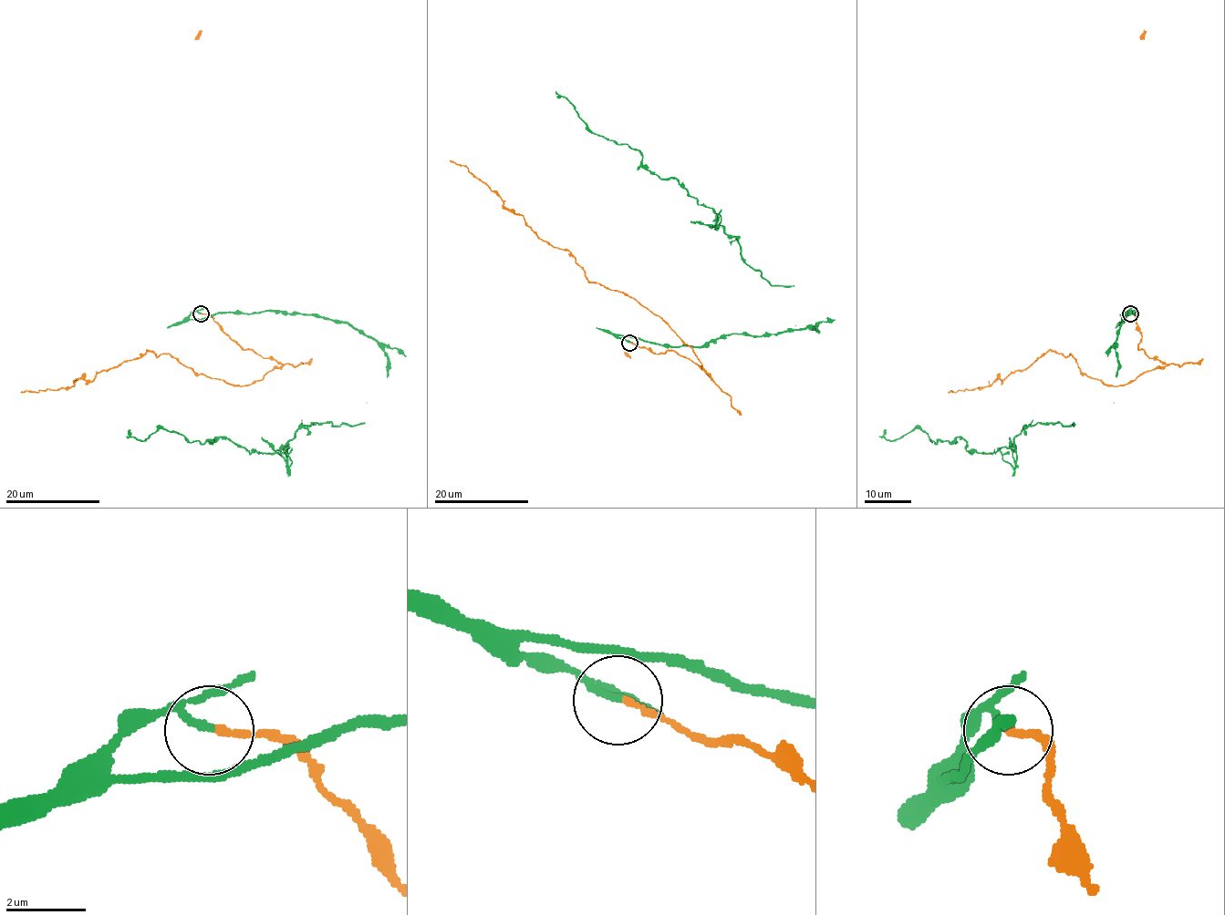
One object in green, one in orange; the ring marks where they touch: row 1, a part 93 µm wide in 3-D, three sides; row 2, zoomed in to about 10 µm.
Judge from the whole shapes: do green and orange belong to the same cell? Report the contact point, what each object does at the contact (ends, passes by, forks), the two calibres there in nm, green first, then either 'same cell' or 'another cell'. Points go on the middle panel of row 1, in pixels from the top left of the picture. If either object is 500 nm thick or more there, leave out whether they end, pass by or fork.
at (629, 343); green passes by; orange ends there; 120 nm thick on the green side, 160 nm on the other; another cell

